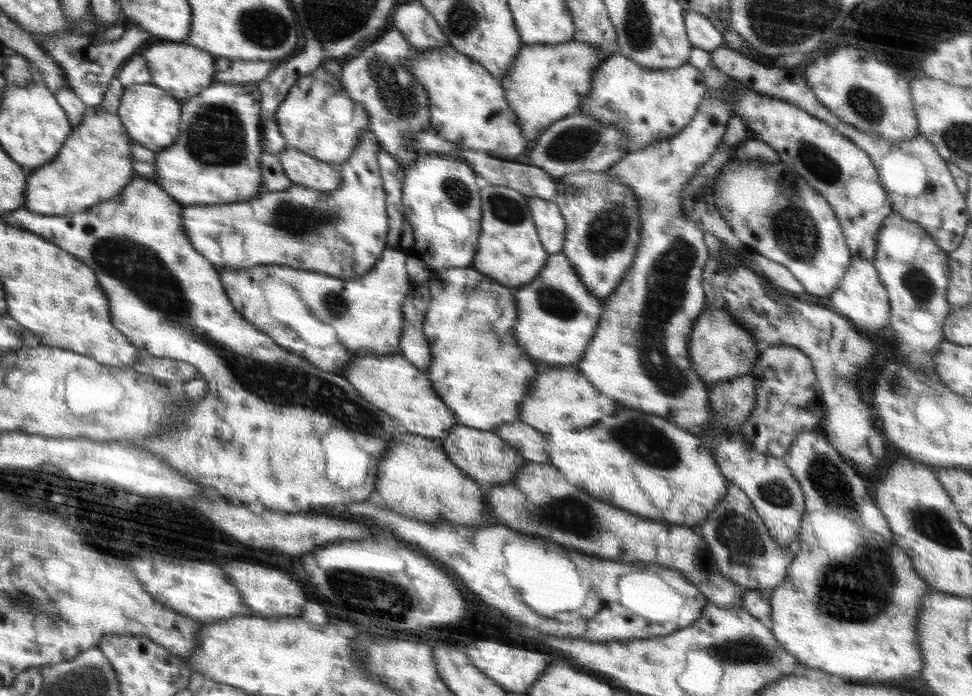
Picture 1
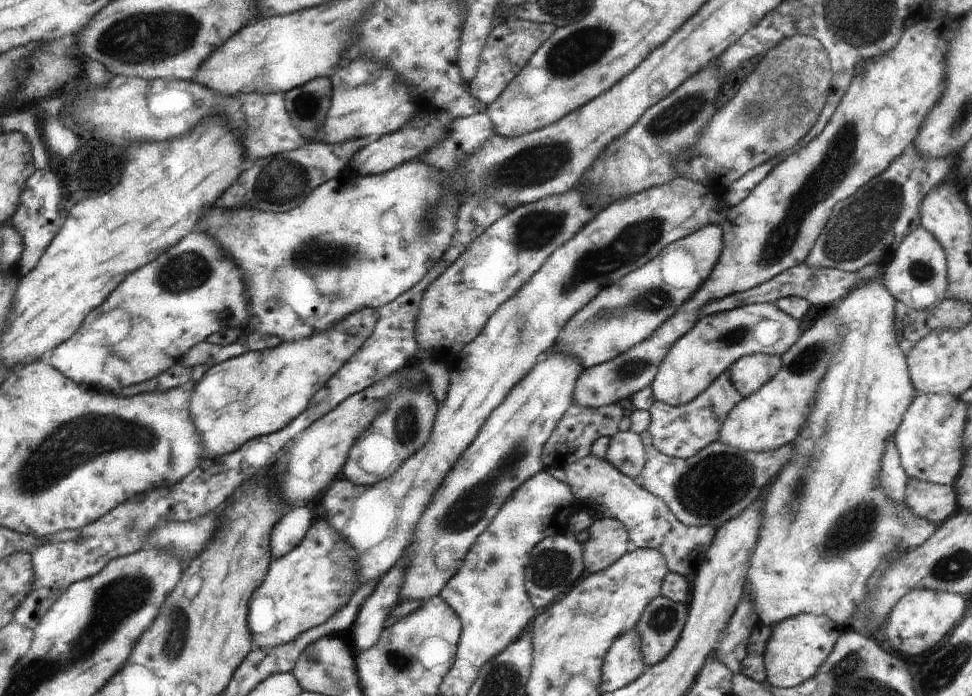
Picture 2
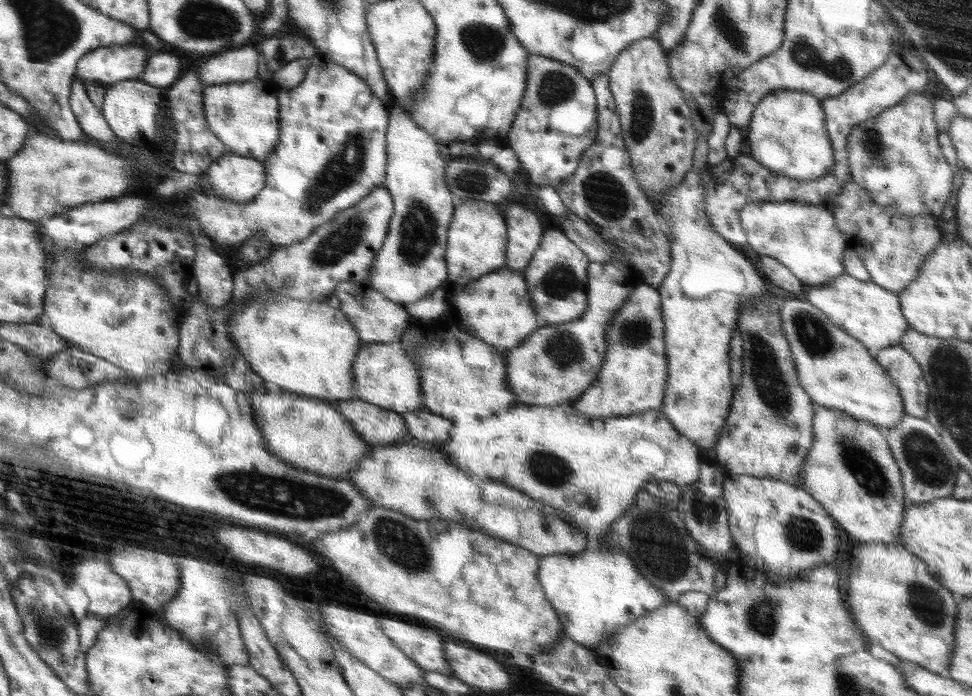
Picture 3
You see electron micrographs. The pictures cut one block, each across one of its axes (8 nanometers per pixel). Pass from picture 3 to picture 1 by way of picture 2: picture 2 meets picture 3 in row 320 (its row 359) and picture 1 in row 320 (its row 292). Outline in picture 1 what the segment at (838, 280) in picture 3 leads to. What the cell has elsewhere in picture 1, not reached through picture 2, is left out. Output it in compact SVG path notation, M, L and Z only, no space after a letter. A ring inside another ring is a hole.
M852 257L839 287L830 296L830 308L846 317L850 323L866 334L876 334L878 330L889 326L890 300L872 262L864 258Z

